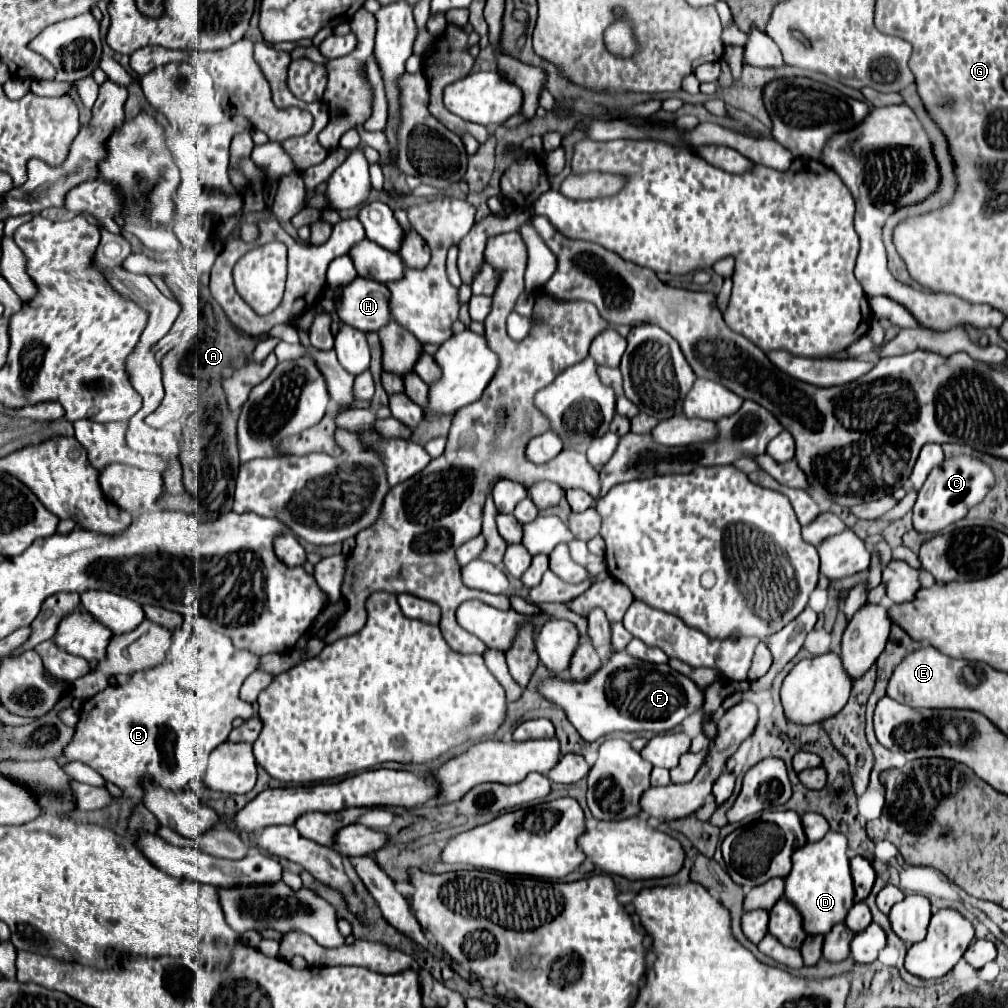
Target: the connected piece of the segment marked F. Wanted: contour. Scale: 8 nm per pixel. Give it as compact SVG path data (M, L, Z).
M624 650L614 652L612 658L584 682L548 676L538 684L538 692L550 702L558 704L580 736L588 742L594 742L612 732L672 730L686 716L700 710L704 702L702 690L690 678L672 670L668 664L650 664L638 658L630 658L630 654Z

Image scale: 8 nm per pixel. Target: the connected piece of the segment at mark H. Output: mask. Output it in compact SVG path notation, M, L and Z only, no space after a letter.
M356 278L346 284L340 292L340 304L334 302L330 290L320 298L320 304L328 312L338 312L342 322L362 332L378 332L392 322L390 314L390 290L386 284L374 282L370 278Z

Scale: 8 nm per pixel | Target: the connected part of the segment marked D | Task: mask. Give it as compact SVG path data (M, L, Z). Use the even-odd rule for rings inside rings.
M830 830L822 840L808 842L792 854L792 872L786 878L784 898L788 898L804 918L808 934L828 934L834 924L844 922L848 908L854 904L854 884L850 878L848 838Z

